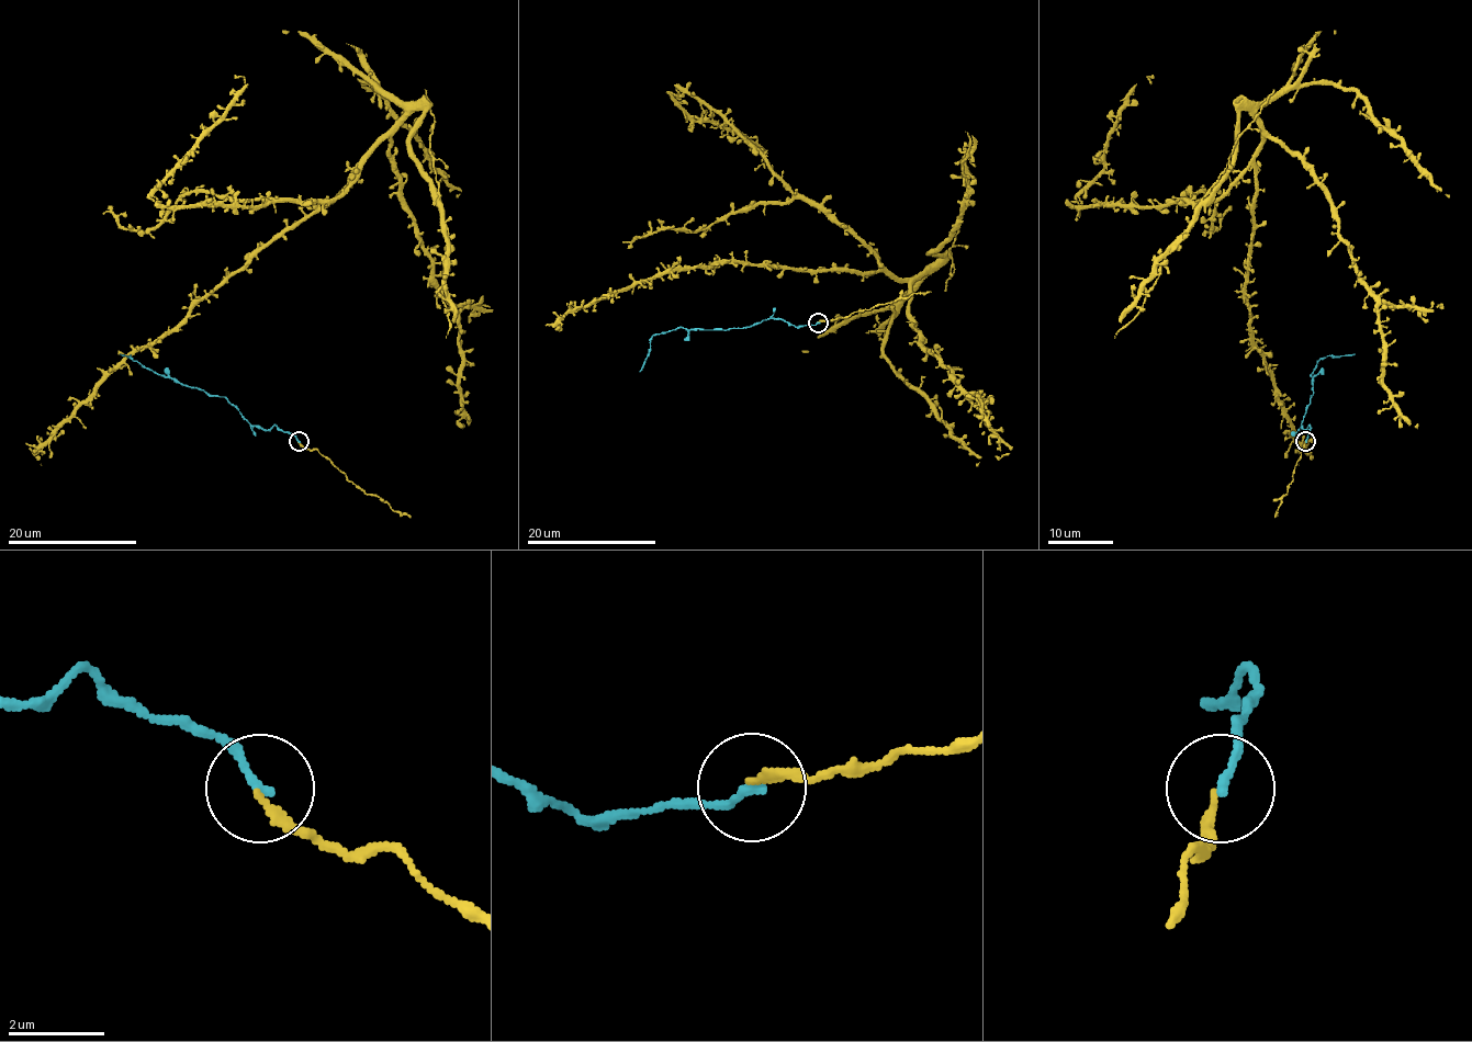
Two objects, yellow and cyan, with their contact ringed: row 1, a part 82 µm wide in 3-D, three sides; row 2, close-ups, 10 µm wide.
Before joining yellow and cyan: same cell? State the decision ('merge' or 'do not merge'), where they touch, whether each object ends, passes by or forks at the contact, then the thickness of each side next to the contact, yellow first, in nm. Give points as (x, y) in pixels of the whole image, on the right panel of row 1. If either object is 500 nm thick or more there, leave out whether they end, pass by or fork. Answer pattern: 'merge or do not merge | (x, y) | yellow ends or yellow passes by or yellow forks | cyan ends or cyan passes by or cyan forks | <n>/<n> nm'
merge | (1305, 441) | yellow ends | cyan ends | 140/170 nm

